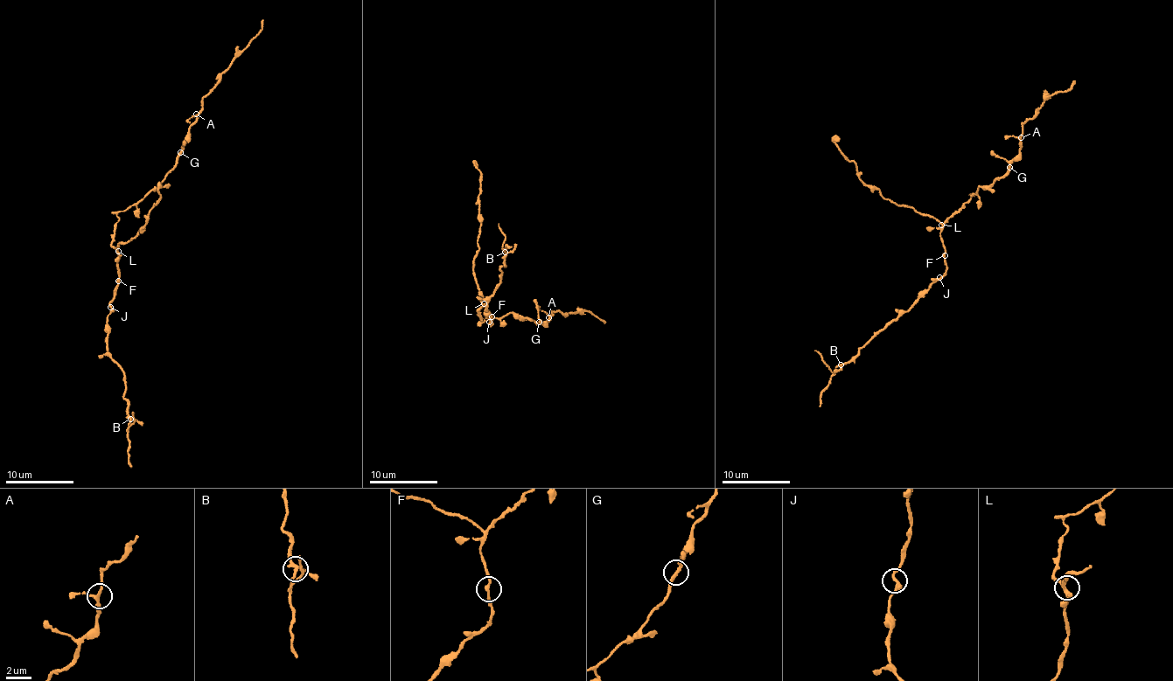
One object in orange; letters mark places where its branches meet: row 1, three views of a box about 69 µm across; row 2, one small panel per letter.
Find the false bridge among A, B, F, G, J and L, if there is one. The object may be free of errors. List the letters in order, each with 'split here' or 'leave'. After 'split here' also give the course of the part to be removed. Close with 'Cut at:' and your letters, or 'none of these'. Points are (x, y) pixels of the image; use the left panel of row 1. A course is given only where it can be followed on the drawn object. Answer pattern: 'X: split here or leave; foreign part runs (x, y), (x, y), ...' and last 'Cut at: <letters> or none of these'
A: leave
B: split here; foreign part runs (129, 419), (128, 426), (131, 468)
F: leave
G: leave
J: leave
L: leave
Cut at: B

